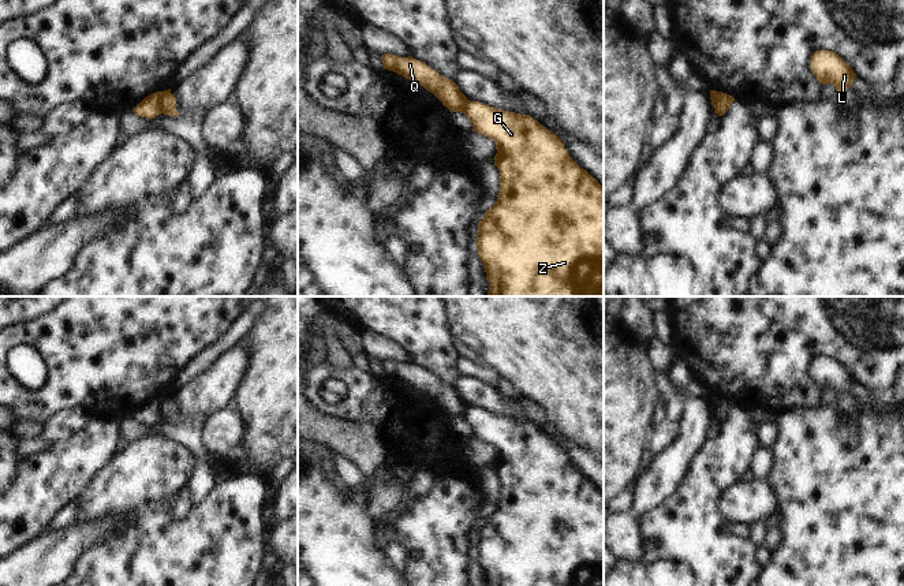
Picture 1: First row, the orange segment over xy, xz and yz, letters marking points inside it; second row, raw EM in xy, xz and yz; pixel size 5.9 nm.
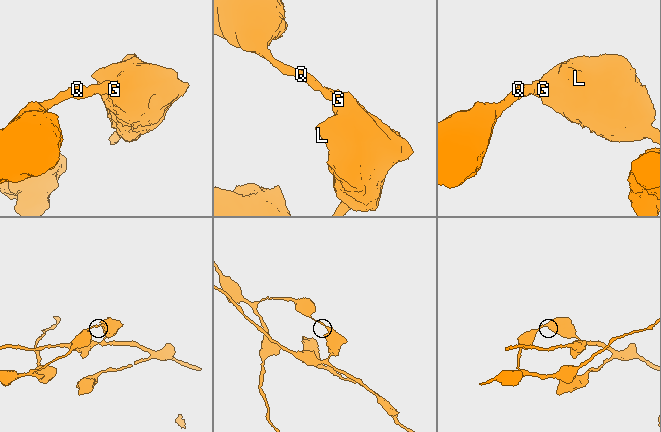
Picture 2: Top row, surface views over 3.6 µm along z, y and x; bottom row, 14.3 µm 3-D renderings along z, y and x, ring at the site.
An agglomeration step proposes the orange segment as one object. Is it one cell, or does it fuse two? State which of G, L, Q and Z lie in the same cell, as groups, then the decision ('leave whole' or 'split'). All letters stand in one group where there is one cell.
G L Z / Q | split

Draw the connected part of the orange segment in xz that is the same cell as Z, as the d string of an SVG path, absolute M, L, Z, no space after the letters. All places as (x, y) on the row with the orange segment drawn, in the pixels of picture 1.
M470 100L462 112L470 119L472 131L493 139L497 149L493 160L500 171L500 193L496 204L478 221L478 236L475 239L478 257L483 264L489 283L488 296L604 296L604 187L571 158L563 141L556 134L530 115L519 115Z

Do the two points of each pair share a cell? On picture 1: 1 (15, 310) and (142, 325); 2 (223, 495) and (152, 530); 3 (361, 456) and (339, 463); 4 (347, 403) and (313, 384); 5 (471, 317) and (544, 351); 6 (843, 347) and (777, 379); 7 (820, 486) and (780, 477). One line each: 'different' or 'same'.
1: different
2: same
3: different
4: same
5: same
6: same
7: same

